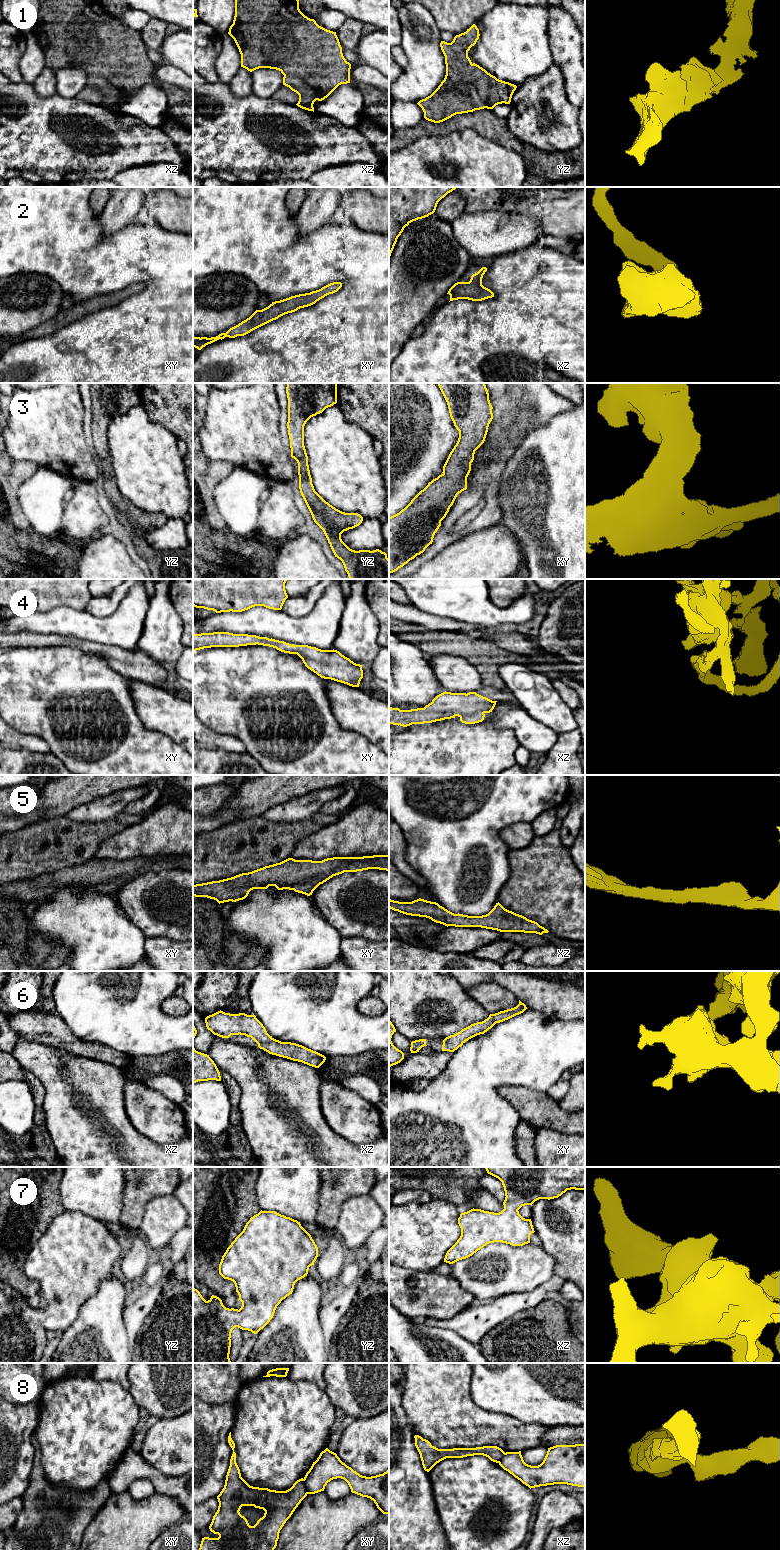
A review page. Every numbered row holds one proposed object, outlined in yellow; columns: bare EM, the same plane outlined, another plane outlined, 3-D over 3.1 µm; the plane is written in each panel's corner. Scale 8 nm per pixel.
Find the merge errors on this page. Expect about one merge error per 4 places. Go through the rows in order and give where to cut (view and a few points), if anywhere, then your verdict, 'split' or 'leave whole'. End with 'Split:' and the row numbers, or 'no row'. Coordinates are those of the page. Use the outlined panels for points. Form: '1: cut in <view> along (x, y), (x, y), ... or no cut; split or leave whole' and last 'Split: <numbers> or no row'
1: no cut; leave whole
2: no cut; leave whole
3: no cut; leave whole
4: no cut; leave whole
5: no cut; leave whole
6: no cut; leave whole
7: no cut; leave whole
8: cut in xy along (303, 1479), (308, 1493); split
Split: 8

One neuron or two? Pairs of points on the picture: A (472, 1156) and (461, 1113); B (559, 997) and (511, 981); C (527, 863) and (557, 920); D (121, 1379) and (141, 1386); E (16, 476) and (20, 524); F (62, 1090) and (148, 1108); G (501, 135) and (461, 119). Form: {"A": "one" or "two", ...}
{"A": "one", "B": "one", "C": "one", "D": "two", "E": "one", "F": "two", "G": "one"}

